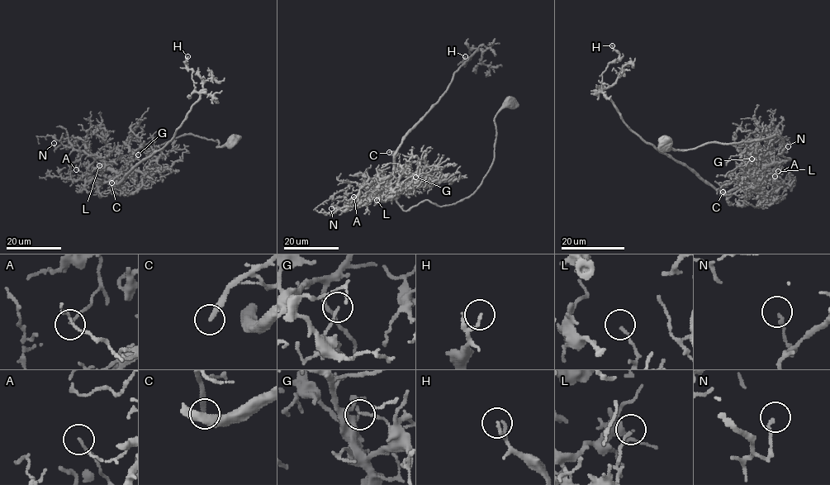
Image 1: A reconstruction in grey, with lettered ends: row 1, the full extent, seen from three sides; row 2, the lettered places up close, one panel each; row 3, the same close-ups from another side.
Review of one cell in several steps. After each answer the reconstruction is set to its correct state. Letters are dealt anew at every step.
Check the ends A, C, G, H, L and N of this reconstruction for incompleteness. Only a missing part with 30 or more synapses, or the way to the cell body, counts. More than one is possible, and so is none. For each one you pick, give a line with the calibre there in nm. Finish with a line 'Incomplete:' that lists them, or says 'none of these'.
C: 260 nm thick
Incomplete: C

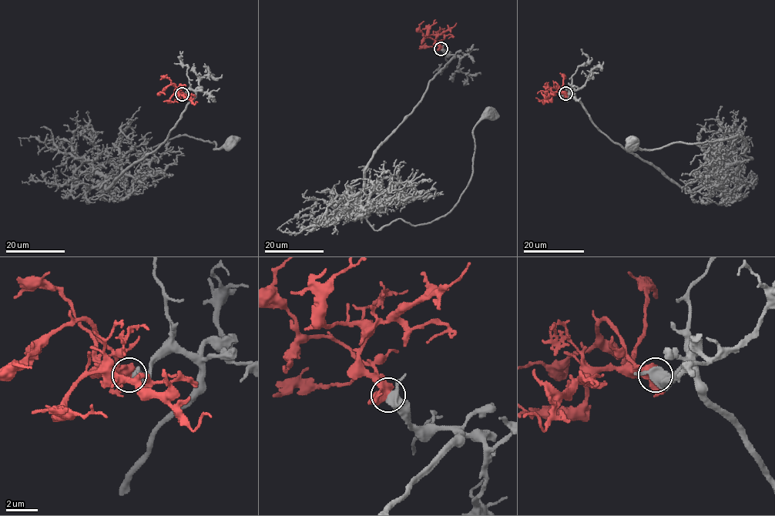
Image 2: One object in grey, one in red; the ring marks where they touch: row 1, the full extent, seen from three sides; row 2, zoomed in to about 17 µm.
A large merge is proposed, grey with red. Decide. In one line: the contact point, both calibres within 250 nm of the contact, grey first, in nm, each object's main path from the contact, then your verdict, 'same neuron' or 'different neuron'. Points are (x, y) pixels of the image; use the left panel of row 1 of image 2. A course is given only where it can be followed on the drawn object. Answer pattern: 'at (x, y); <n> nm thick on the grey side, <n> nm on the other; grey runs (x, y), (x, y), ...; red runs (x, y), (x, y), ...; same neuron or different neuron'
at (182, 94); 480 nm thick on the grey side, 440 nm on the other; grey runs (182, 94), (195, 97), (167, 139), (106, 188), (97, 172), (115, 158), (186, 135), (214, 149), (231, 143); red runs (182, 94), (173, 84), (160, 92), (165, 94); same neuron

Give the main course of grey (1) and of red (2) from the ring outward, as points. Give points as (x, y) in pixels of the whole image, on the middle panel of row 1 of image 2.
1: (441, 48), (454, 56), (376, 150), (356, 210), (374, 229), (445, 216), (472, 173), (473, 128), (490, 113)
2: (441, 48), (432, 38), (425, 37), (419, 26), (424, 21)

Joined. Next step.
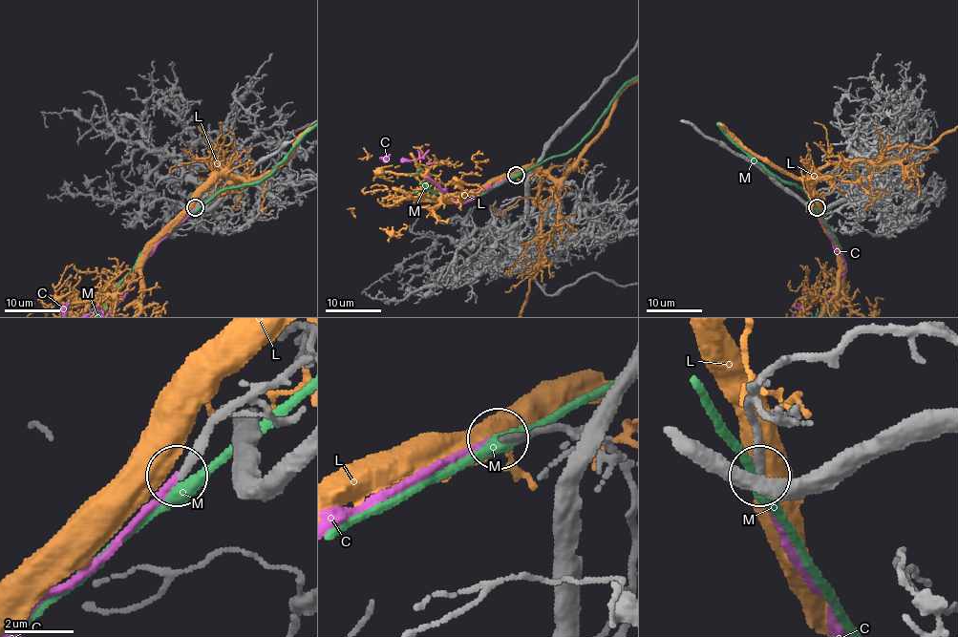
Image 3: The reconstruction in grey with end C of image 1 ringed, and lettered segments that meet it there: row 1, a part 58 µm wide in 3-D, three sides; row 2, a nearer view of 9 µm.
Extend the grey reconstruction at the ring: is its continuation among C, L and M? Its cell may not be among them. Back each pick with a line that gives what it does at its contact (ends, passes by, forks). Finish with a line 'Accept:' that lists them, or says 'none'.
C: it ends
Accept: C

